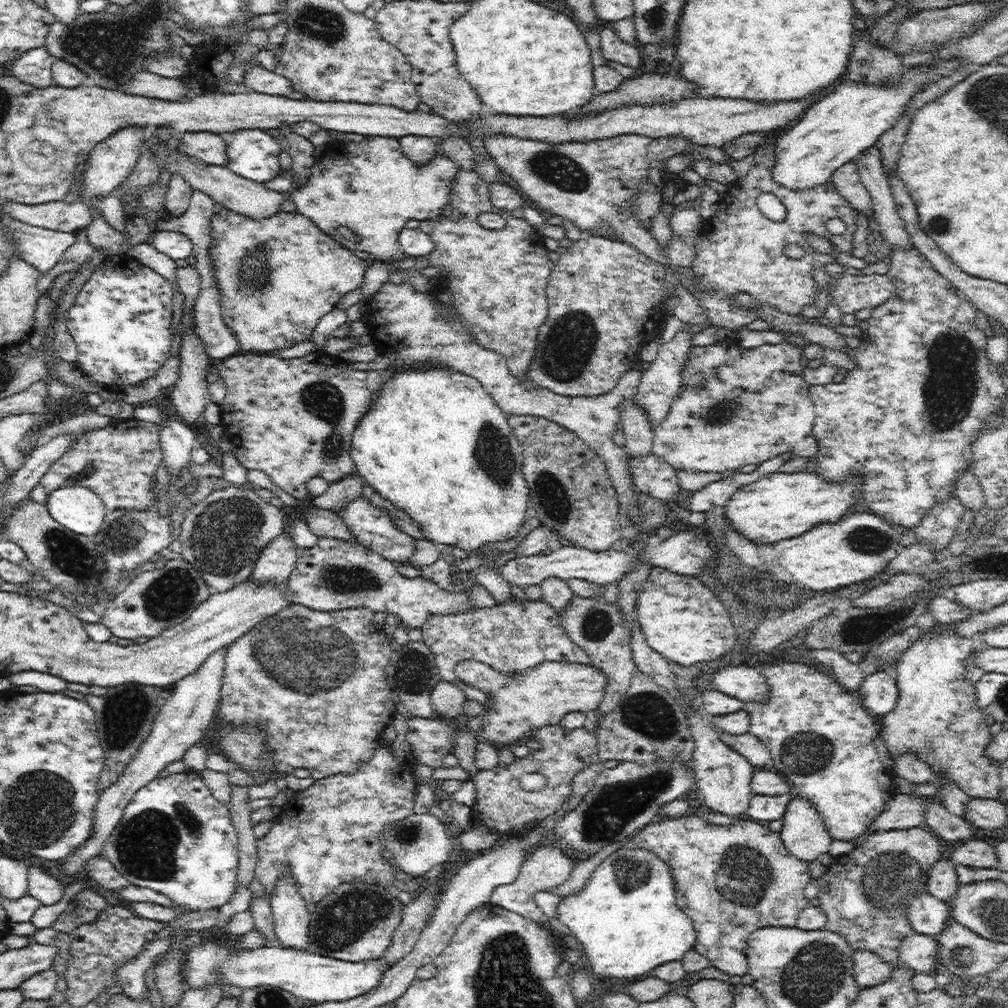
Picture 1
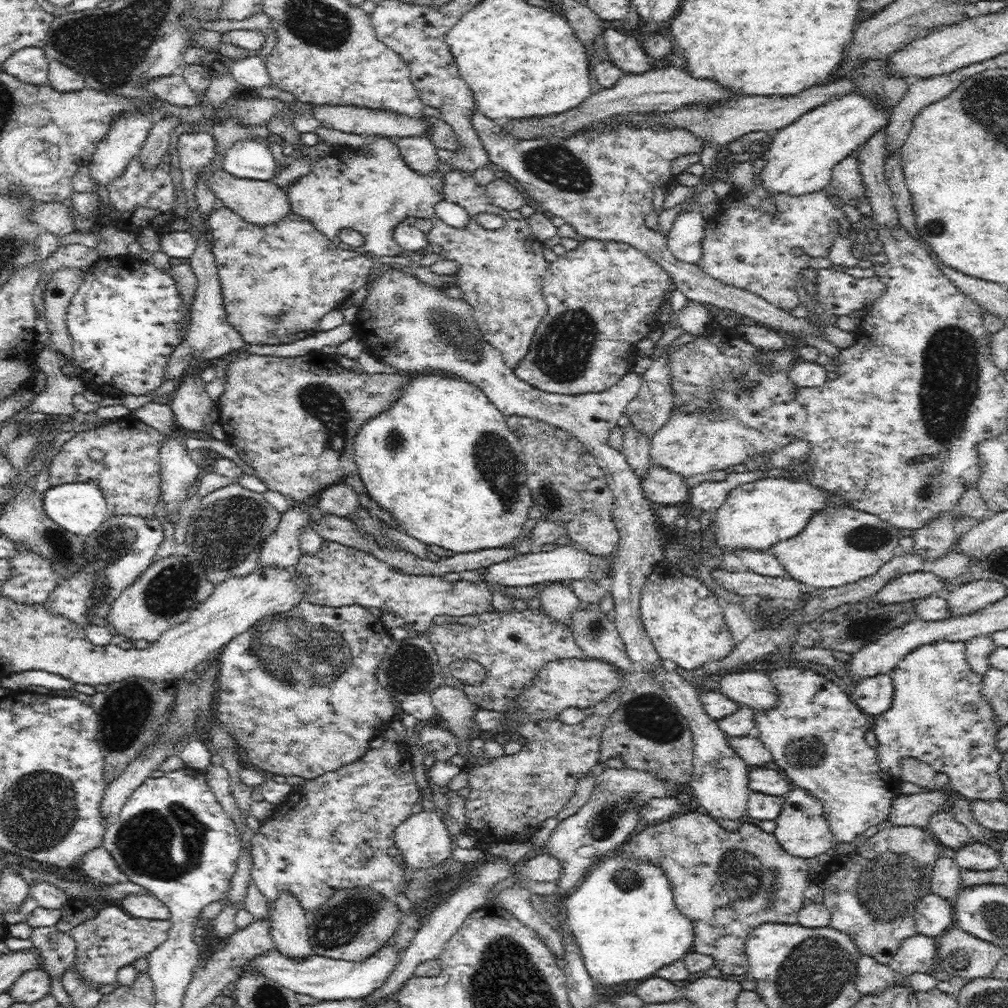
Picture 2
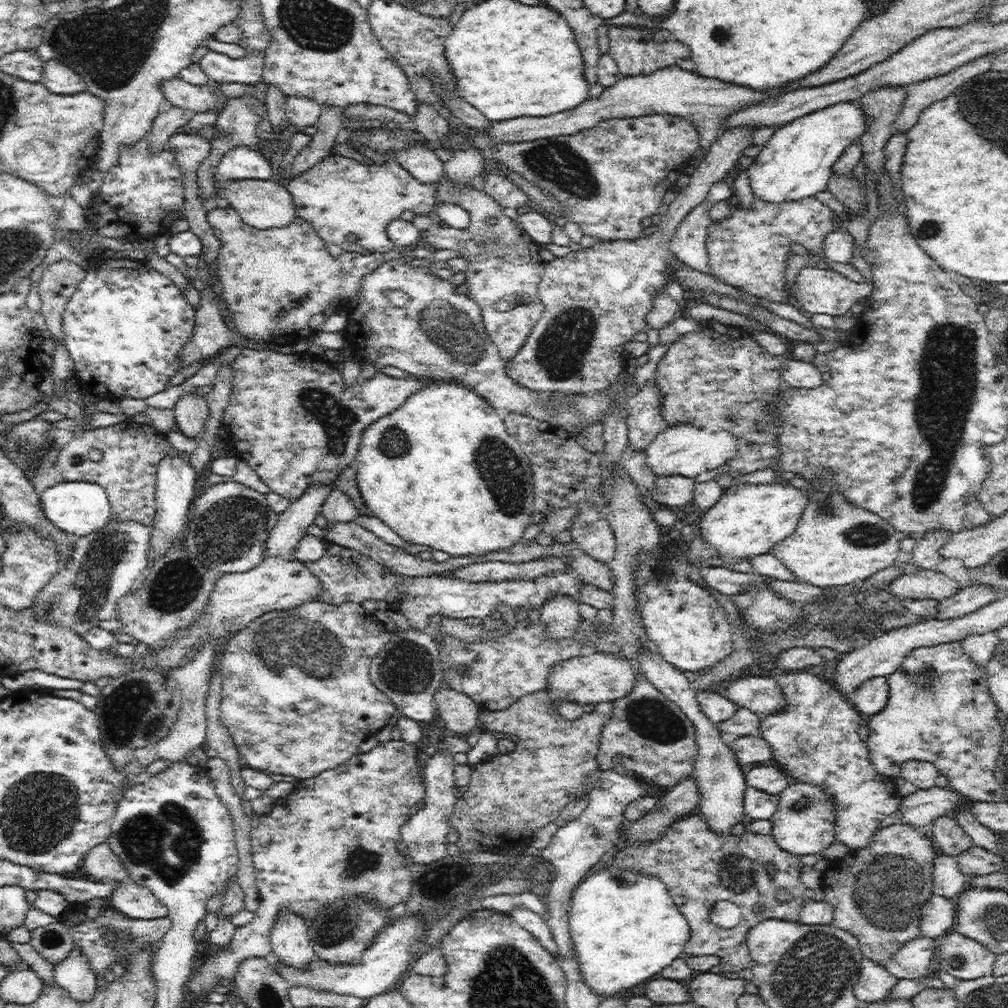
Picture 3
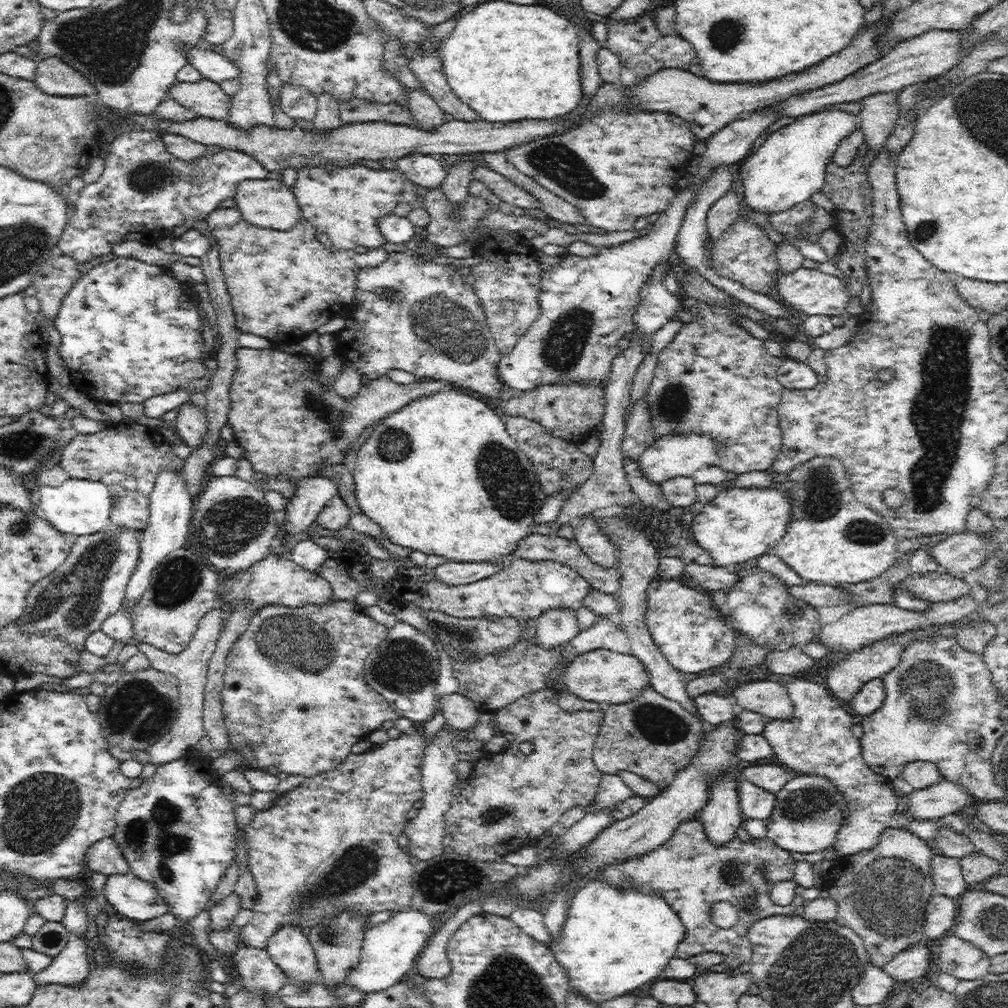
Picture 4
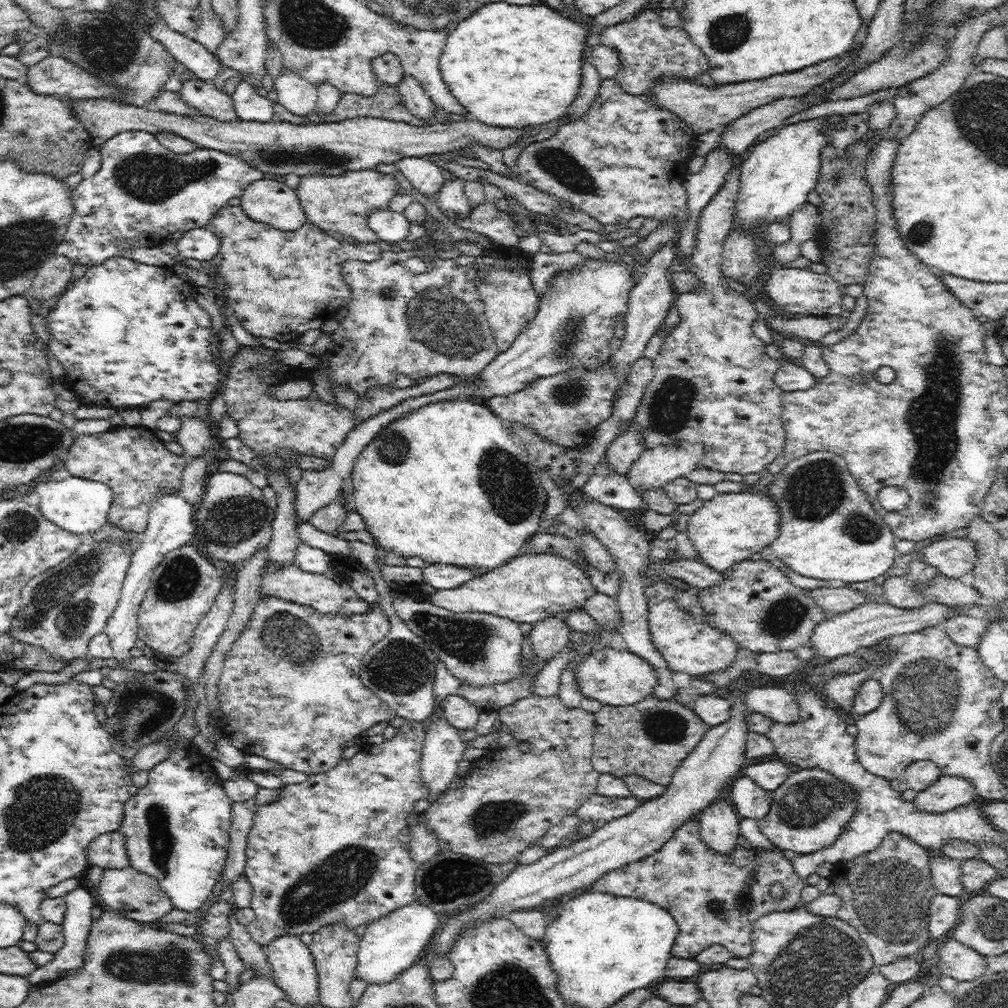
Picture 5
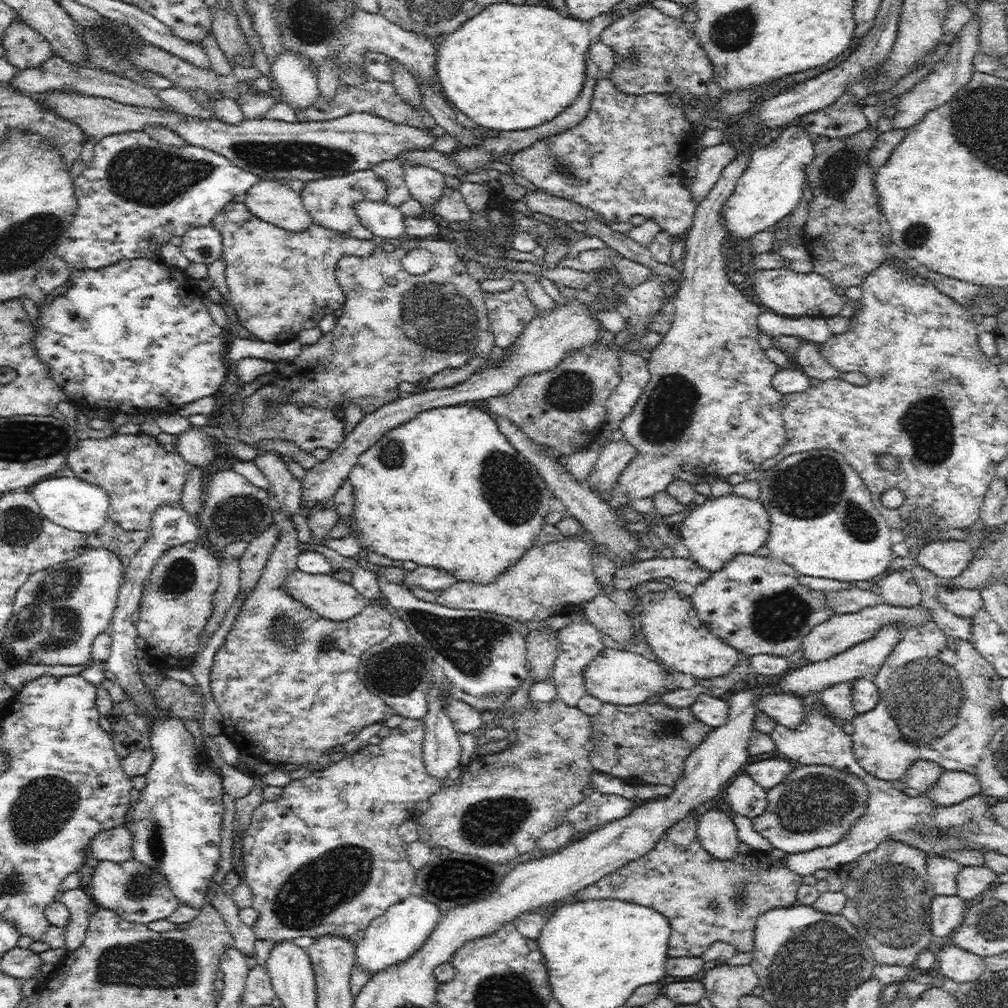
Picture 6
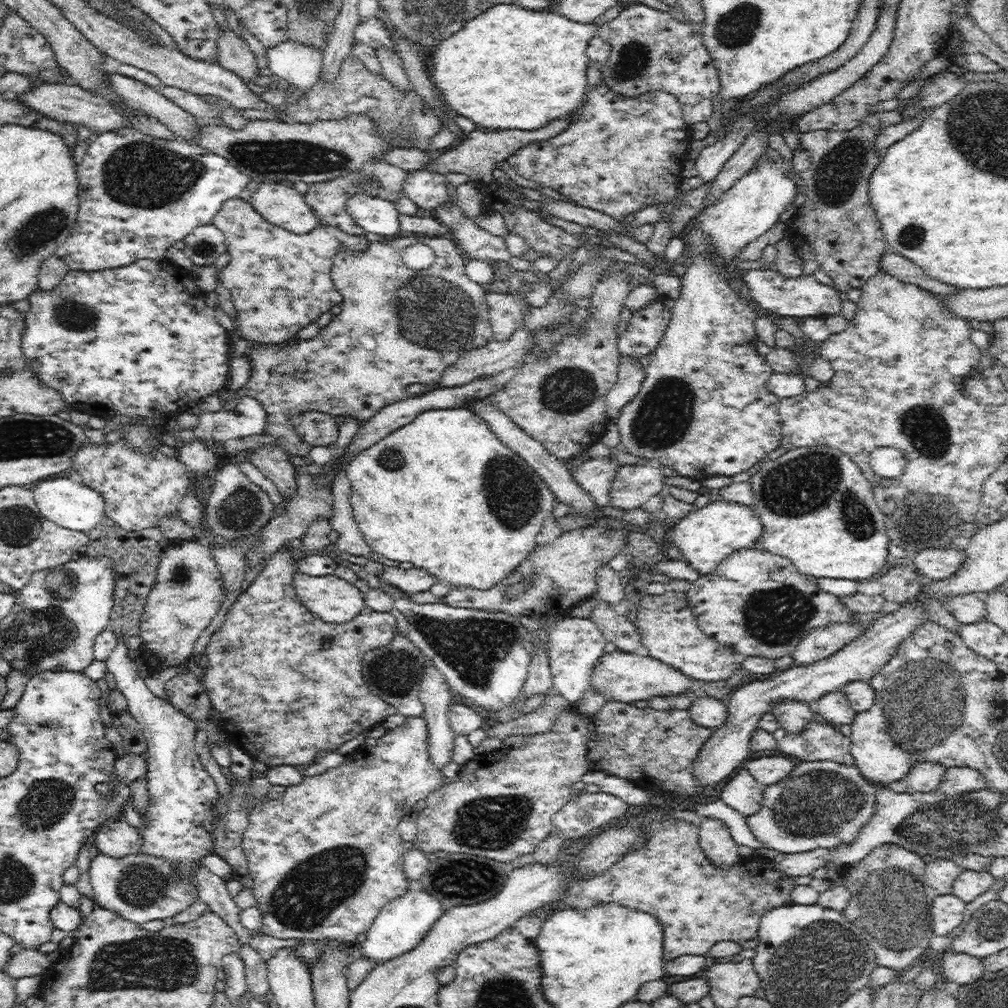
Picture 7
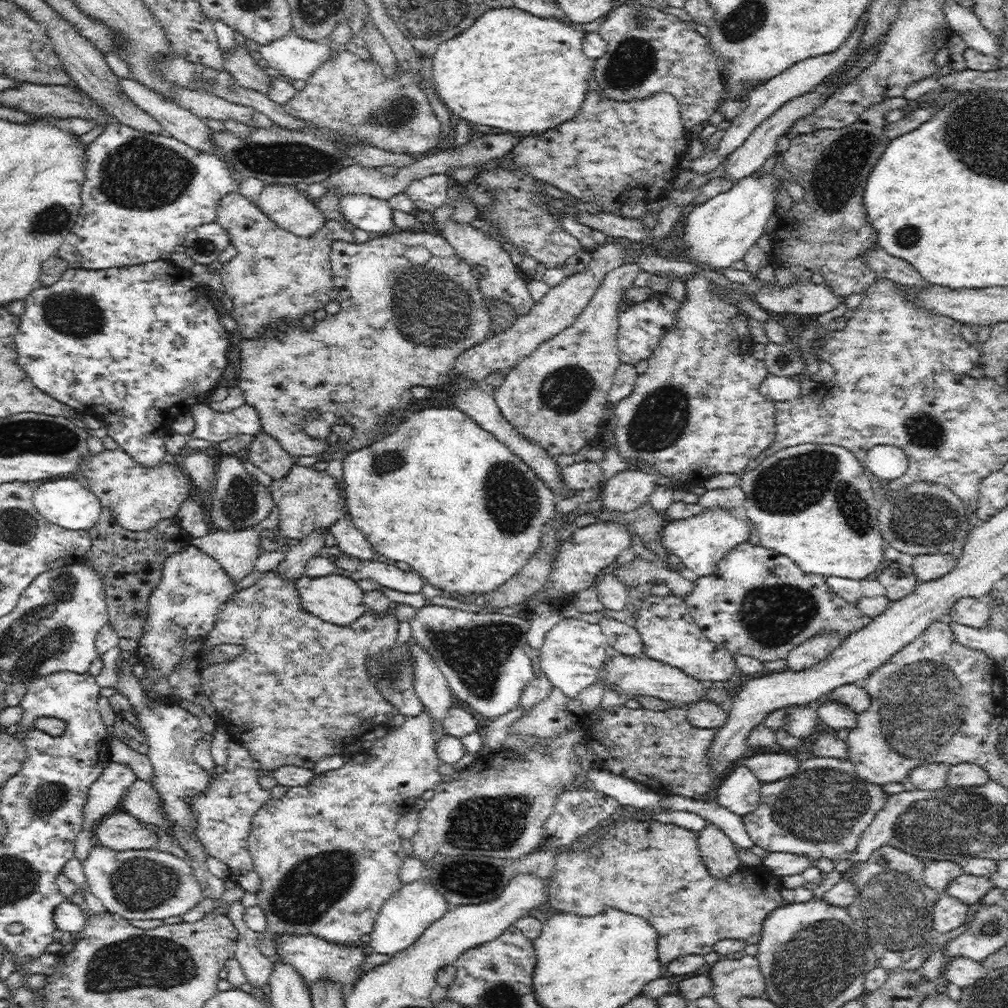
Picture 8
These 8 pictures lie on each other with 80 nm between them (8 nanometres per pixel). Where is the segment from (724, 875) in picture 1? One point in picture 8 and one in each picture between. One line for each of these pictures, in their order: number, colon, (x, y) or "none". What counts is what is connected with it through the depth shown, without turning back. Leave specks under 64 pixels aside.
2: (709, 867)
3: (699, 867)
4: (692, 873)
5: (715, 898)
6: (706, 900)
7: (669, 876)
8: (647, 868)

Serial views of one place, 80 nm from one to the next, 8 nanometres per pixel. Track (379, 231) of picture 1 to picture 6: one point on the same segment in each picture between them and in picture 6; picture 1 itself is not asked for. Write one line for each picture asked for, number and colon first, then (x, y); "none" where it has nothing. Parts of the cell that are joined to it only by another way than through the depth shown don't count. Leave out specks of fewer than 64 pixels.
2: (372, 190)
3: (339, 196)
4: (345, 203)
5: (341, 203)
6: (330, 201)

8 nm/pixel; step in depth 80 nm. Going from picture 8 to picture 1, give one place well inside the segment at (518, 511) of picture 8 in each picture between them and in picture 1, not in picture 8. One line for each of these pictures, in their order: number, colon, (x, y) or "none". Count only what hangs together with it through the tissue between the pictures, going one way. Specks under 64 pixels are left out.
1: (434, 443)
2: (442, 460)
3: (442, 471)
4: (443, 476)
5: (398, 482)
6: (446, 490)
7: (421, 495)

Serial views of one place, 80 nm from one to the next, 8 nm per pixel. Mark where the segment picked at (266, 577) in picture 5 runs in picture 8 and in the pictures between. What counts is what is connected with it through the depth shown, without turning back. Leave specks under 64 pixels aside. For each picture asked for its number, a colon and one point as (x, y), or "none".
6: (332, 599)
7: (335, 600)
8: (335, 598)

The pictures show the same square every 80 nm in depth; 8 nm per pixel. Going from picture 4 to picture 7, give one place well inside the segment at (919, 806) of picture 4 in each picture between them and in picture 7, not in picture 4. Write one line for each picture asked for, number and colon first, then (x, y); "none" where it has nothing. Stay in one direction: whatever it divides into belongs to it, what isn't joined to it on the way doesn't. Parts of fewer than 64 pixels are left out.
5: (948, 792)
6: (953, 786)
7: (957, 780)

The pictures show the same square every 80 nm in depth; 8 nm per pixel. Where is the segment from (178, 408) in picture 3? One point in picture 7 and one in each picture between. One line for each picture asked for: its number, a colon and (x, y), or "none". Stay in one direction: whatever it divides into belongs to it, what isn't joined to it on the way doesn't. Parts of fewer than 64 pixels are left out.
4: (192, 425)
5: (194, 436)
6: (194, 446)
7: (197, 455)

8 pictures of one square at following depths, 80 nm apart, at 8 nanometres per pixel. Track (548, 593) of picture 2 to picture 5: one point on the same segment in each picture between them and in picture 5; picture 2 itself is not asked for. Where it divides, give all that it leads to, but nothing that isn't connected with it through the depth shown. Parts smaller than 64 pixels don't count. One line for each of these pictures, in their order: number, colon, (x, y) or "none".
3: (560, 614)
4: (555, 627)
5: (549, 636)

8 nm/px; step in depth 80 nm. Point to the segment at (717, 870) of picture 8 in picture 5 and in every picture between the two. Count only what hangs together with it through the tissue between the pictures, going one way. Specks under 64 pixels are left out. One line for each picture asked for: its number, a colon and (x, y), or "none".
5: (719, 829)
6: (717, 832)
7: (720, 848)

